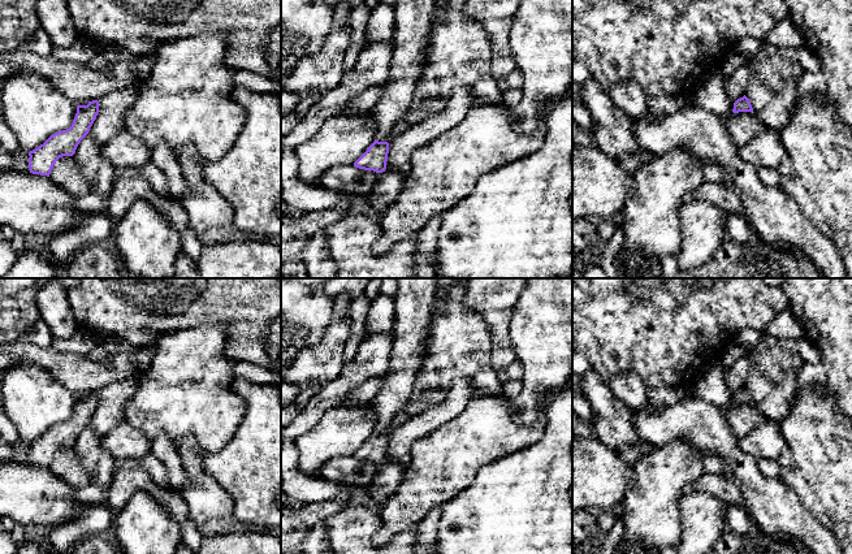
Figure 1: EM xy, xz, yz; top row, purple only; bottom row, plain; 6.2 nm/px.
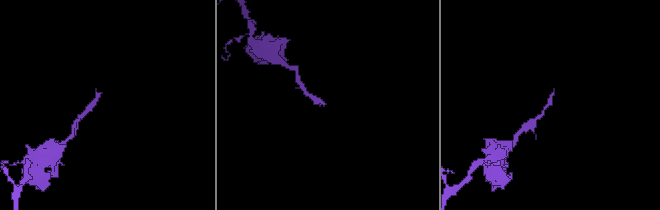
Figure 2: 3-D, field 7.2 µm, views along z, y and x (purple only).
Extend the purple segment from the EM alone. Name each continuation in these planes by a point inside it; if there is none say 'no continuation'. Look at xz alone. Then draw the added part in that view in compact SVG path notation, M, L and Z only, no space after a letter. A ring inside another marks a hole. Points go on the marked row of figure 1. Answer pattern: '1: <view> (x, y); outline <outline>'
1: xz (385, 191); outline M393 169L382 172L369 192L369 202L375 211L385 212L394 203L403 187L405 174Z

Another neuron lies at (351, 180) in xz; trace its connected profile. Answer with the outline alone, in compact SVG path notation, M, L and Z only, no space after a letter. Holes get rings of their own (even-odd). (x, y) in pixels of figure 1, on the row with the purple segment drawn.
M354 165L347 168L332 168L319 179L316 186L336 192L369 195L381 173L359 169Z

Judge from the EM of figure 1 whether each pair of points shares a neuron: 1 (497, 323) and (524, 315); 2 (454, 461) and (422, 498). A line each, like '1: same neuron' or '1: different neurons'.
1: different neurons
2: same neuron

